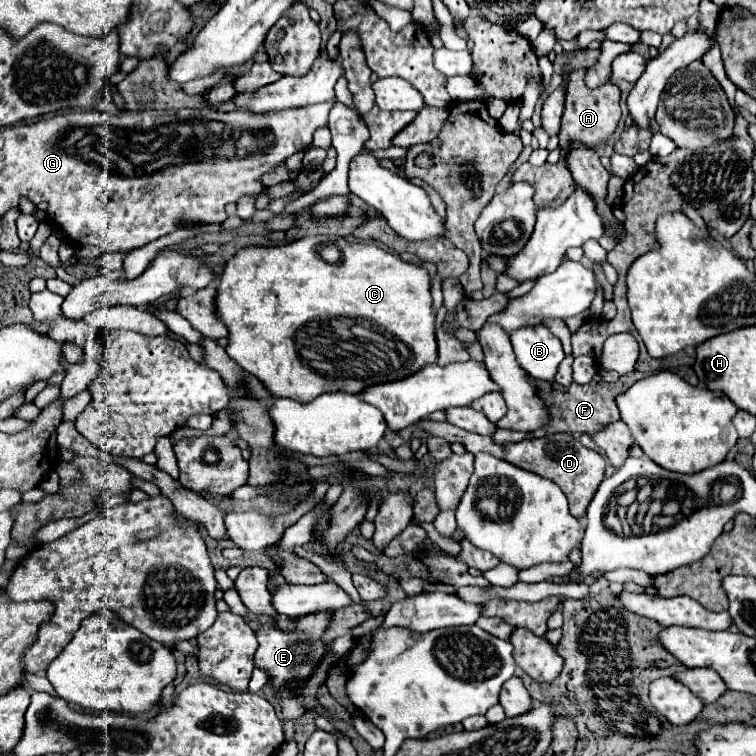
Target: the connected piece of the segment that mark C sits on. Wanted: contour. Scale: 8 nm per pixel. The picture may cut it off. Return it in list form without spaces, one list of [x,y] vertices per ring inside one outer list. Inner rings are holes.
[[[315,235],[315,237],[303,237],[299,241],[293,241],[289,245],[281,247],[245,247],[237,251],[233,259],[227,261],[221,279],[219,279],[219,289],[217,289],[217,315],[219,319],[227,325],[229,329],[229,345],[227,345],[227,355],[237,361],[249,375],[259,379],[259,383],[271,393],[271,397],[285,397],[293,399],[299,403],[311,403],[317,395],[327,393],[327,391],[347,391],[353,395],[363,393],[371,385],[379,383],[389,383],[389,381],[399,381],[409,375],[415,375],[421,371],[425,365],[437,361],[437,339],[435,339],[435,309],[433,309],[433,299],[431,299],[431,277],[427,269],[403,261],[399,255],[393,255],[377,245],[365,245],[365,243],[349,243],[343,237],[331,239],[329,235]],[[333,241],[339,251],[341,251],[341,261],[331,265],[321,259],[319,255],[319,245]]]

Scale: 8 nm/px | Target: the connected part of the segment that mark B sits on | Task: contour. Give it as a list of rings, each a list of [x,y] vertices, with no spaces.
[[[527,325],[511,333],[511,343],[519,365],[527,375],[543,381],[553,381],[559,363],[563,361],[561,341],[545,325]]]

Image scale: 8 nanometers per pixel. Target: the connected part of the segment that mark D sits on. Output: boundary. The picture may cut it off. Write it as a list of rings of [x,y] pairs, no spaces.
[[[419,421],[417,423],[423,431],[427,431],[429,435],[437,435],[437,437],[443,437],[447,443],[451,441],[457,441],[461,443],[469,453],[477,455],[479,451],[483,453],[489,453],[493,457],[499,457],[501,461],[507,461],[515,467],[521,467],[525,471],[531,471],[531,473],[537,473],[541,477],[547,477],[551,479],[553,483],[557,483],[561,487],[561,491],[567,495],[569,499],[569,513],[573,517],[583,517],[585,511],[587,511],[587,505],[591,503],[599,483],[603,481],[605,477],[605,461],[603,457],[599,457],[599,453],[587,449],[581,445],[579,439],[567,435],[567,433],[555,433],[555,435],[543,435],[543,437],[533,437],[533,439],[525,439],[521,443],[505,443],[505,445],[497,445],[491,437],[483,437],[483,435],[477,435],[477,433],[471,433],[471,431],[465,431],[465,429],[459,429],[447,421],[443,423],[435,423],[435,421]]]

